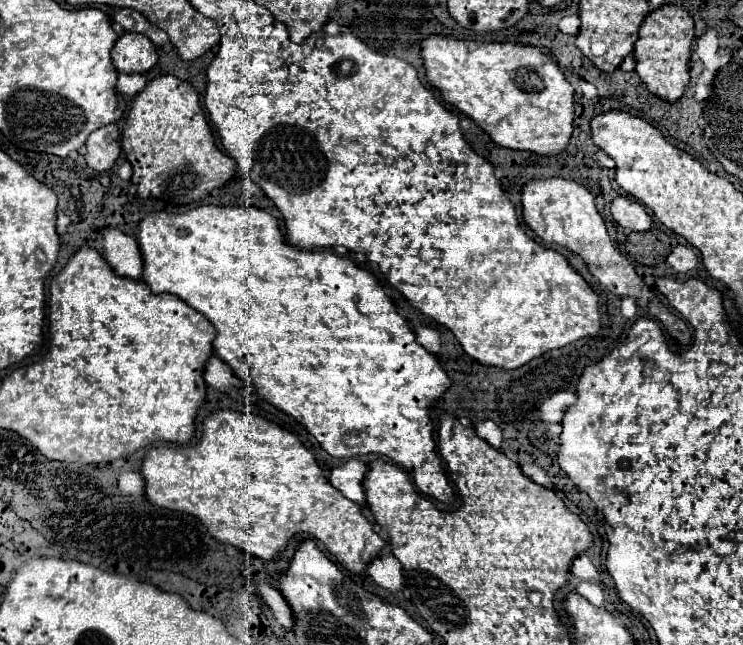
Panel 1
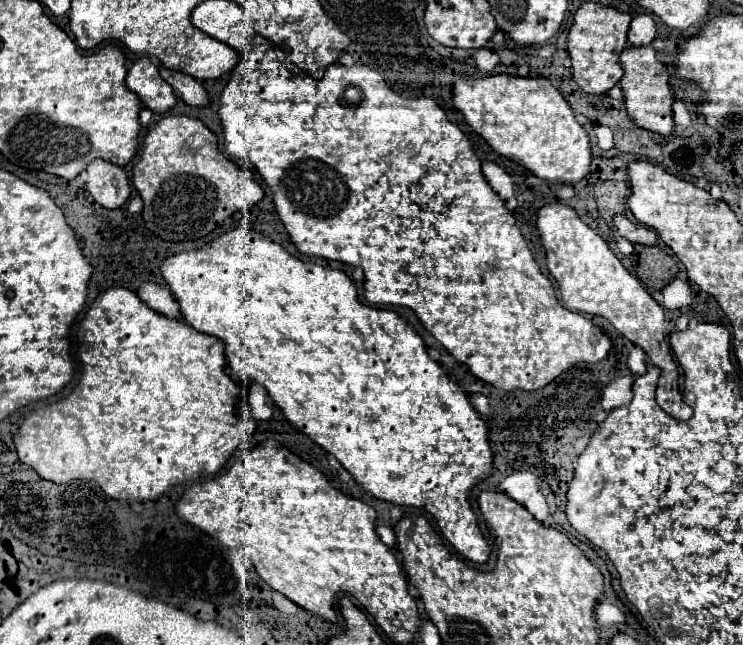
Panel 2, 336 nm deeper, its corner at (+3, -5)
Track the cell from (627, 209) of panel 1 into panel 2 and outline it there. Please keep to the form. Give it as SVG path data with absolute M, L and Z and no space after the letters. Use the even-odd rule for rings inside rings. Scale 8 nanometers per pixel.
M616 215L614 225L616 225L618 233L632 243L642 243L642 245L654 245L656 243L656 233L652 229L648 229L640 223L634 223L624 215Z

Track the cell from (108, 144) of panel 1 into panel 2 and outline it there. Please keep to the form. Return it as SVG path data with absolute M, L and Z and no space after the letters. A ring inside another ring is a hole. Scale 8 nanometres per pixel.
M94 159L94 163L88 165L86 173L86 187L96 203L100 203L106 209L118 209L128 201L132 187L122 167L106 163L104 159Z

